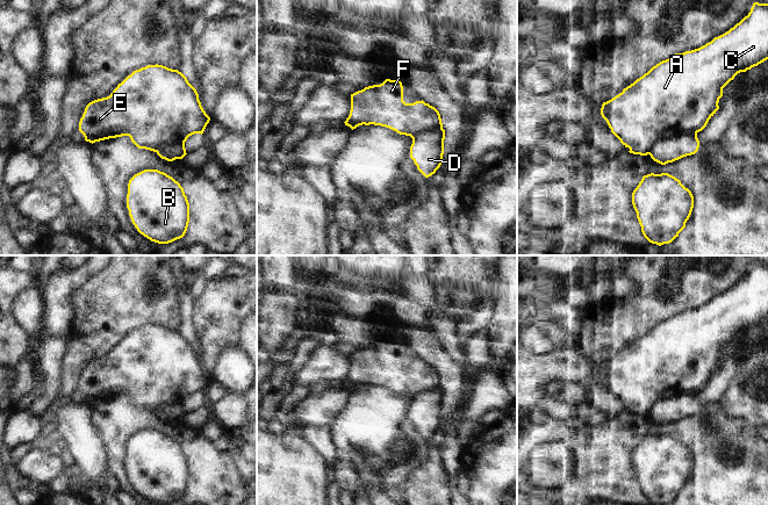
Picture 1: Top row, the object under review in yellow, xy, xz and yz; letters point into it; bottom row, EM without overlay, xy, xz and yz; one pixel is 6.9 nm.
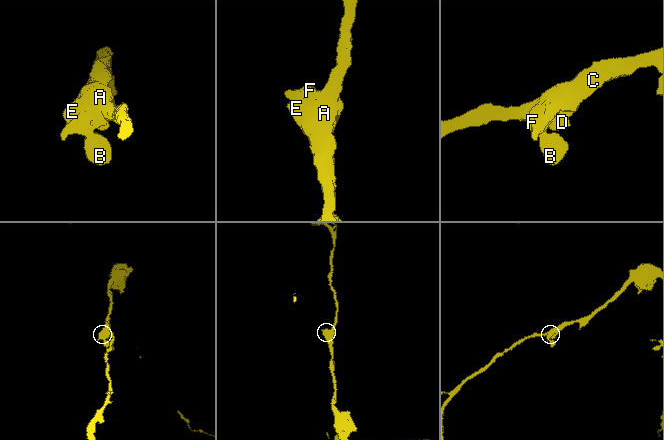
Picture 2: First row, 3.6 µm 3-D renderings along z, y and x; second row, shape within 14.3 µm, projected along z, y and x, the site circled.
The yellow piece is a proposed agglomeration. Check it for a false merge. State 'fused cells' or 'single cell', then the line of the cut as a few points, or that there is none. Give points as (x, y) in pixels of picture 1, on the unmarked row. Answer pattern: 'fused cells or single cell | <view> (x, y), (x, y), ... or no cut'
fused cells | yz (696, 392), (661, 398), (648, 413)

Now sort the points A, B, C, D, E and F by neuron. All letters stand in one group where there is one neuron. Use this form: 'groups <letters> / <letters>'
groups A B C E F / D

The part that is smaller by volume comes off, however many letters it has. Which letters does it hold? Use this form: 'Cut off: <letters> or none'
Cut off: D

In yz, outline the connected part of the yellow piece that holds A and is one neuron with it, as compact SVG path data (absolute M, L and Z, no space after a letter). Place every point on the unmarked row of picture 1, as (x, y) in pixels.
M754 262L748 275L725 294L698 309L660 322L622 353L603 362L601 375L630 413L647 416L661 399L702 391L719 369L723 348L738 333L767 319L768 264Z

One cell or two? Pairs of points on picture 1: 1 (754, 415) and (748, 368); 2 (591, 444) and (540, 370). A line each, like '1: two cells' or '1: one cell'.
1: one cell
2: two cells

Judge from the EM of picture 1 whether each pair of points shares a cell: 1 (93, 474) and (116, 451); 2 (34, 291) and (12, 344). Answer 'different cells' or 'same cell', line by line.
1: different cells
2: different cells

